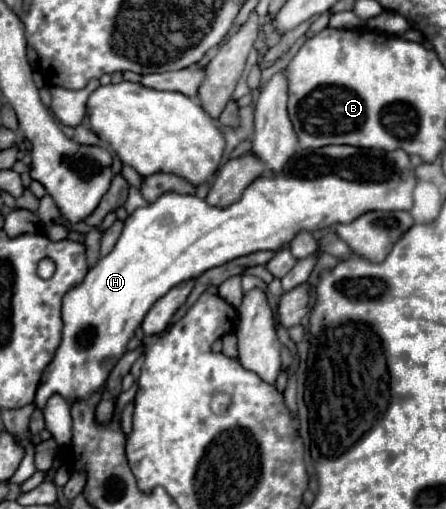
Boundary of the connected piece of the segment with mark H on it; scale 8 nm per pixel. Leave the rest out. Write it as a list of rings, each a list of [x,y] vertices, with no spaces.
[[[323,146],[319,150],[295,152],[279,174],[259,176],[243,190],[241,198],[229,206],[211,206],[207,200],[193,194],[163,194],[153,204],[137,208],[123,222],[115,248],[87,272],[79,286],[65,294],[63,340],[53,362],[43,372],[35,394],[35,406],[43,408],[51,394],[61,394],[67,400],[81,400],[97,392],[107,382],[117,360],[123,356],[127,342],[141,326],[143,316],[177,284],[259,250],[281,250],[291,242],[291,238],[295,238],[295,234],[301,232],[317,232],[333,228],[335,224],[347,224],[373,210],[409,210],[413,204],[415,184],[415,172],[411,170],[409,156],[403,150],[381,152],[353,146]]]

